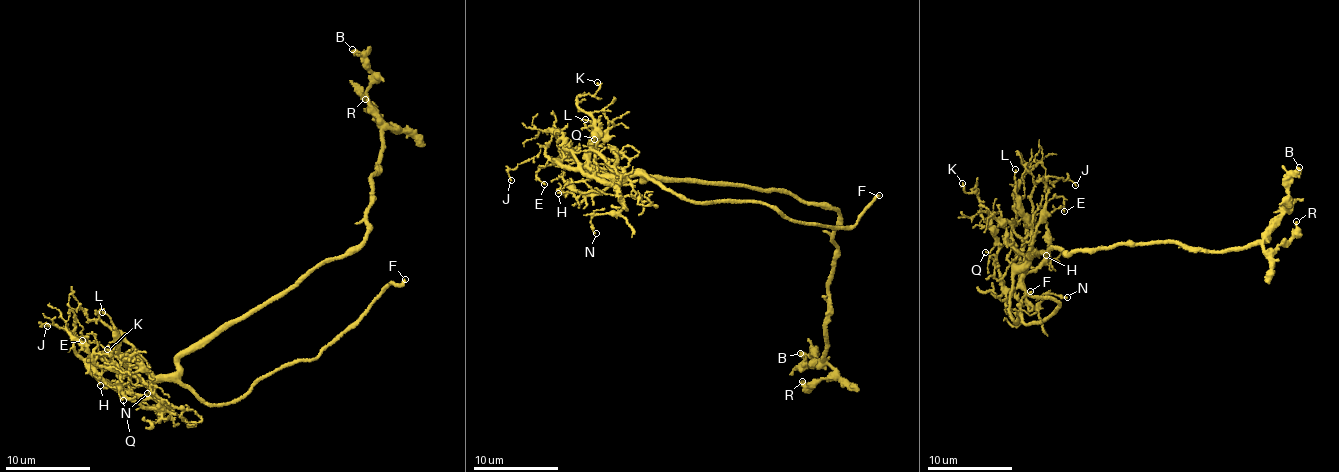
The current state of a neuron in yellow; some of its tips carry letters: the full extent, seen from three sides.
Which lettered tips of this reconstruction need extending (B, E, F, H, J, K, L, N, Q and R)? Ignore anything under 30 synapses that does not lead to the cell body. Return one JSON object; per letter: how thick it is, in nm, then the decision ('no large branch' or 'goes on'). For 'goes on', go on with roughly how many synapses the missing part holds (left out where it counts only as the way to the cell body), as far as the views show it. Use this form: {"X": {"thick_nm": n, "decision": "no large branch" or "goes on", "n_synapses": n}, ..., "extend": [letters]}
{"B": {"thick_nm": 360, "decision": "no large branch"}, "E": {"thick_nm": 70, "decision": "no large branch"}, "F": {"thick_nm": 200, "decision": "goes on"}, "H": {"thick_nm": 80, "decision": "no large branch"}, "J": {"thick_nm": 90, "decision": "no large branch"}, "K": {"thick_nm": 150, "decision": "no large branch"}, "L": {"thick_nm": 100, "decision": "no large branch"}, "N": {"thick_nm": 170, "decision": "no large branch"}, "Q": {"thick_nm": 120, "decision": "no large branch"}, "R": {"thick_nm": 170, "decision": "no large branch"}, "extend": ["F"]}

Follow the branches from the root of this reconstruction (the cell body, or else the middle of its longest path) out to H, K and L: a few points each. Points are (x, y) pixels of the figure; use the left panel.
H: (255, 308), (205, 336), (178, 361), (175, 372), (164, 375), (150, 385), (128, 386), (108, 381), (100, 385)
K: (255, 308), (205, 336), (166, 375), (131, 360), (117, 373), (95, 362), (96, 354), (110, 355), (107, 349)
L: (255, 308), (205, 336), (166, 375), (146, 374), (121, 357), (119, 332), (102, 312)

